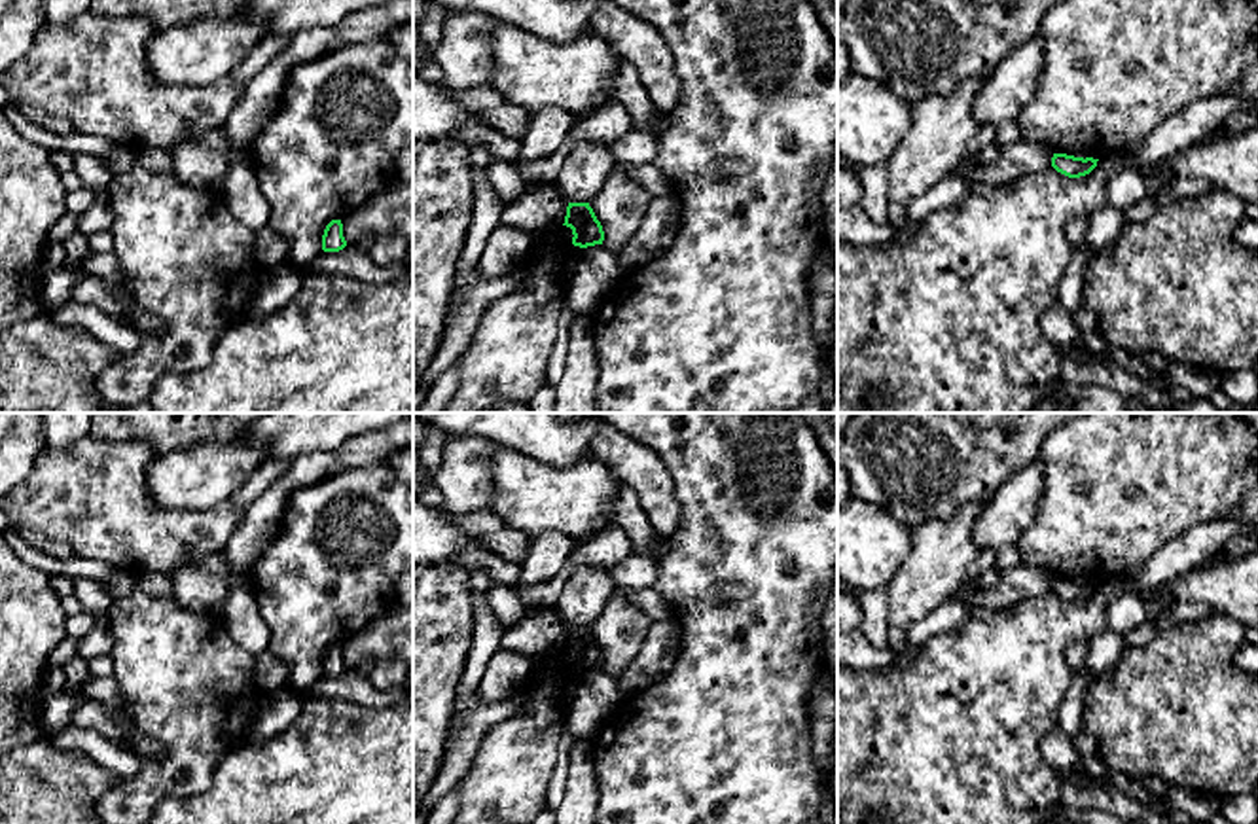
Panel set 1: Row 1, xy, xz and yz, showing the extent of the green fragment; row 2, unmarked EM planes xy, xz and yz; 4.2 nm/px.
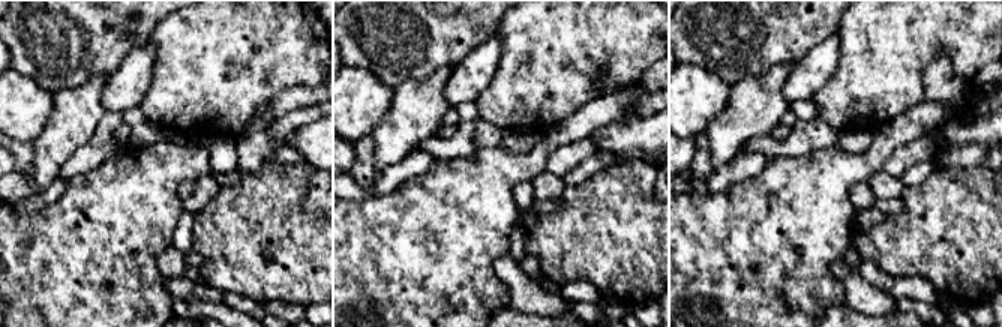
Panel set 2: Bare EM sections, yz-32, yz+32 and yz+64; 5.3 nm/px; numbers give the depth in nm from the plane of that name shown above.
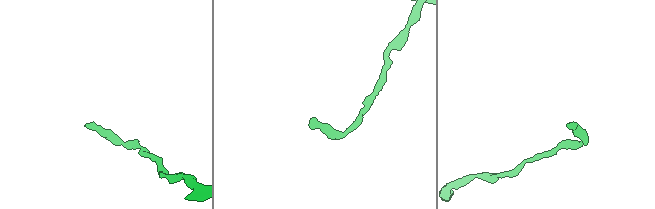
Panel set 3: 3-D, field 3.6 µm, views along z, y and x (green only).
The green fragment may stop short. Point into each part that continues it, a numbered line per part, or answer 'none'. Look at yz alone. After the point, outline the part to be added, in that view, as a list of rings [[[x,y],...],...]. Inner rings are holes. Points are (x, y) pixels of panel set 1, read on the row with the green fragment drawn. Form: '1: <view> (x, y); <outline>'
none

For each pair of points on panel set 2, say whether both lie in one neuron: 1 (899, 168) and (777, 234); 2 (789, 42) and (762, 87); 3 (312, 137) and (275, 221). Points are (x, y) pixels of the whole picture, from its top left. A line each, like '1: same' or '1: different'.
1: different
2: different
3: different

